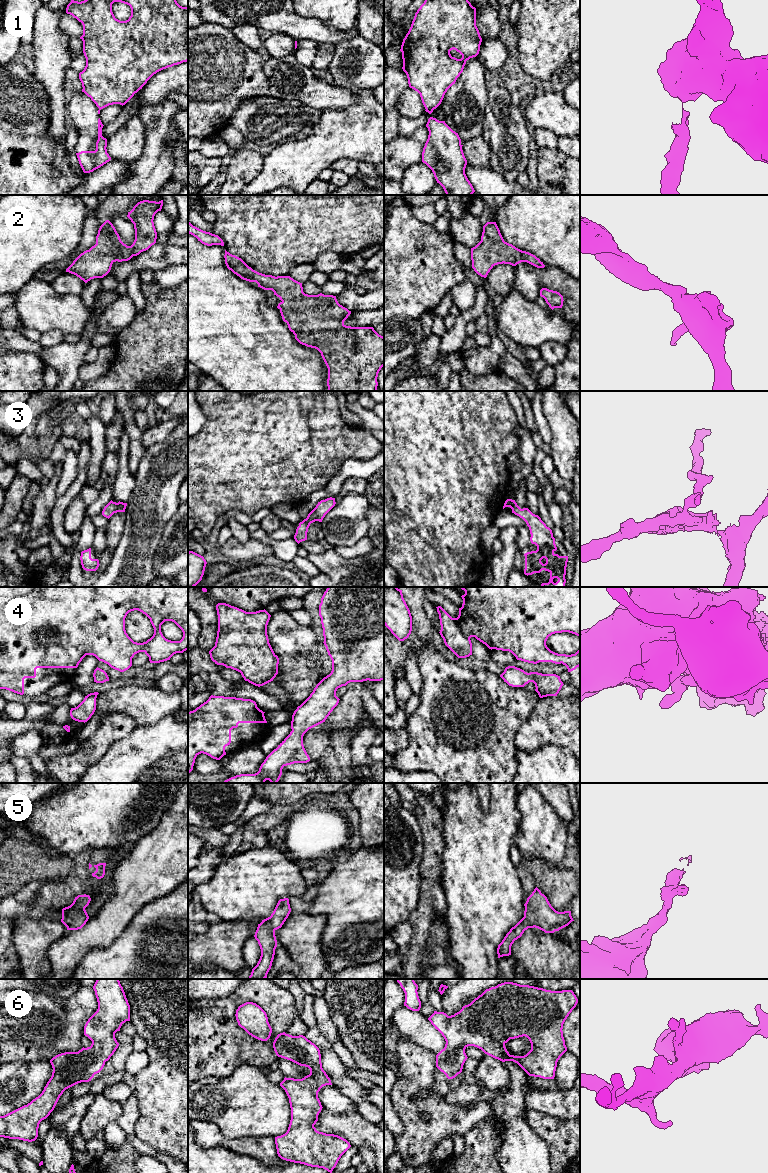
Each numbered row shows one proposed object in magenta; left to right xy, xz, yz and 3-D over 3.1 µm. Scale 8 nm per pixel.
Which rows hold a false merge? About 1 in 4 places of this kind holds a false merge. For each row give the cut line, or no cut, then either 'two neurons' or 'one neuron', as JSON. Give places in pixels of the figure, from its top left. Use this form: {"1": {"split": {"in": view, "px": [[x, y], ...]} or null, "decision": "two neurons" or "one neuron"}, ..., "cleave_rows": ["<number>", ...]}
{"1": {"split": {"in": "yz", "px": [[426, 108], [432, 110]]}, "decision": "two neurons"}, "2": {"split": null, "decision": "one neuron"}, "3": {"split": null, "decision": "one neuron"}, "4": {"split": null, "decision": "one neuron"}, "5": {"split": null, "decision": "one neuron"}, "6": {"split": null, "decision": "one neuron"}, "cleave_rows": ["1"]}

